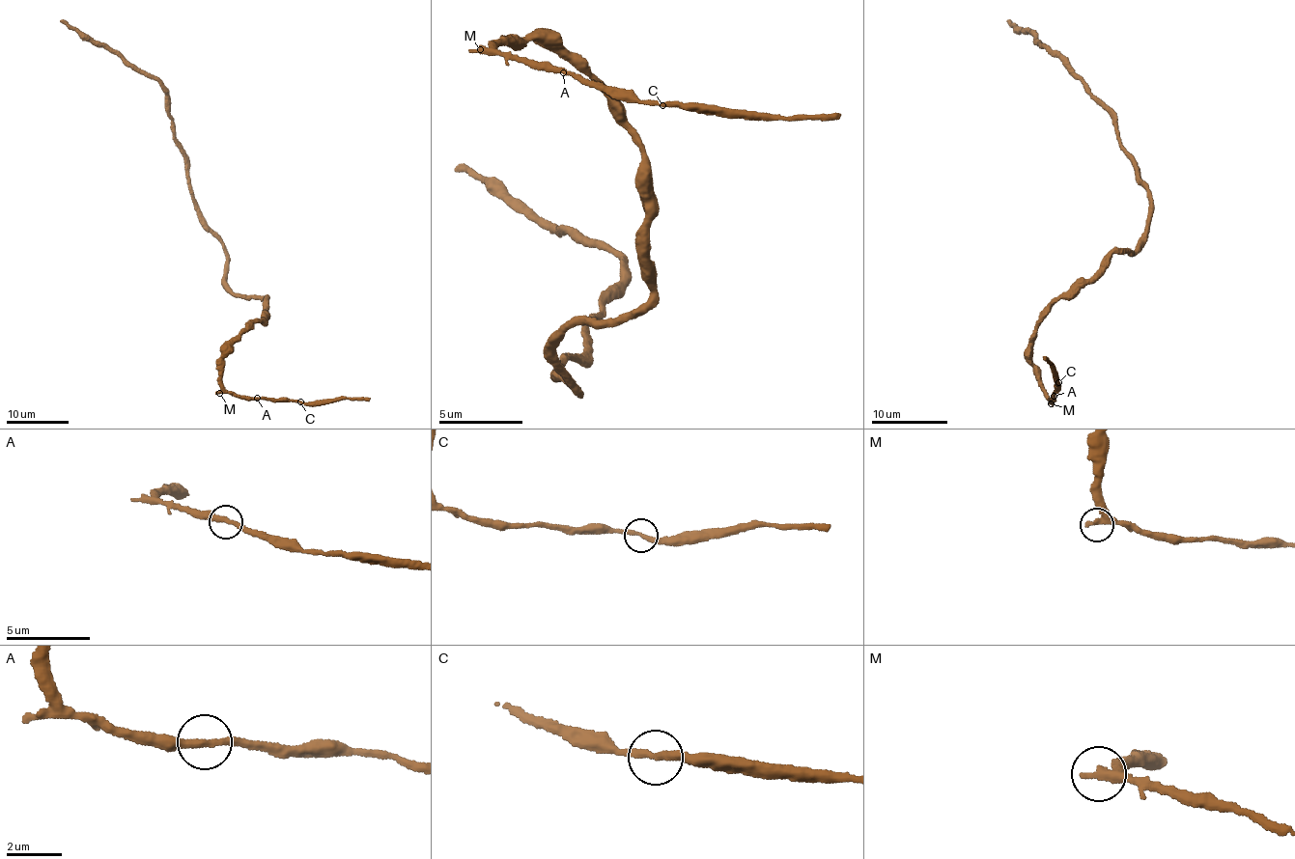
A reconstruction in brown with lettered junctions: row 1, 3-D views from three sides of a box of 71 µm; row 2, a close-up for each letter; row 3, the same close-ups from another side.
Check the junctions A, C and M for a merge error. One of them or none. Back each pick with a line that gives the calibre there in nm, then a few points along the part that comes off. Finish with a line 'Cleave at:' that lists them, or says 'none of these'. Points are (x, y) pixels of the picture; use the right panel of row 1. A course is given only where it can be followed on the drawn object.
Cleave at: none of these

